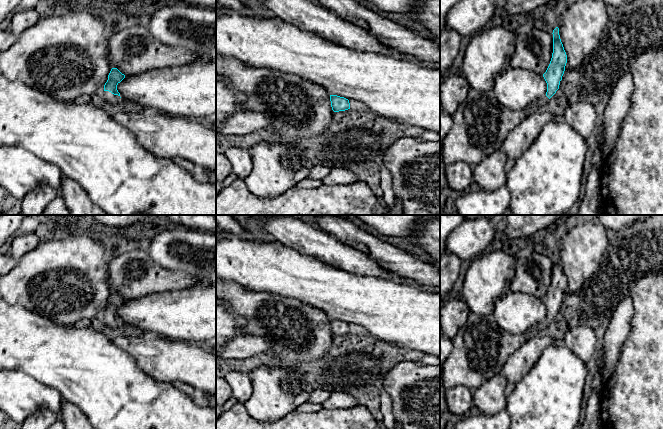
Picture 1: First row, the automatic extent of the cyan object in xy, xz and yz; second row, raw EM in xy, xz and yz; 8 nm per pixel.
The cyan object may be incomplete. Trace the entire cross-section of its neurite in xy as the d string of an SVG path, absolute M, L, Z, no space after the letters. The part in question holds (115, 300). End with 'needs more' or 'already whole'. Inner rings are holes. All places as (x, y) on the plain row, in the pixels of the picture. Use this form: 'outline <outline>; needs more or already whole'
outline M112 292L108 304L104 309L104 325L110 328L117 328L121 325L117 309L125 302L117 292Z; needs more

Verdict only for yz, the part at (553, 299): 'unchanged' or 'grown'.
grown

